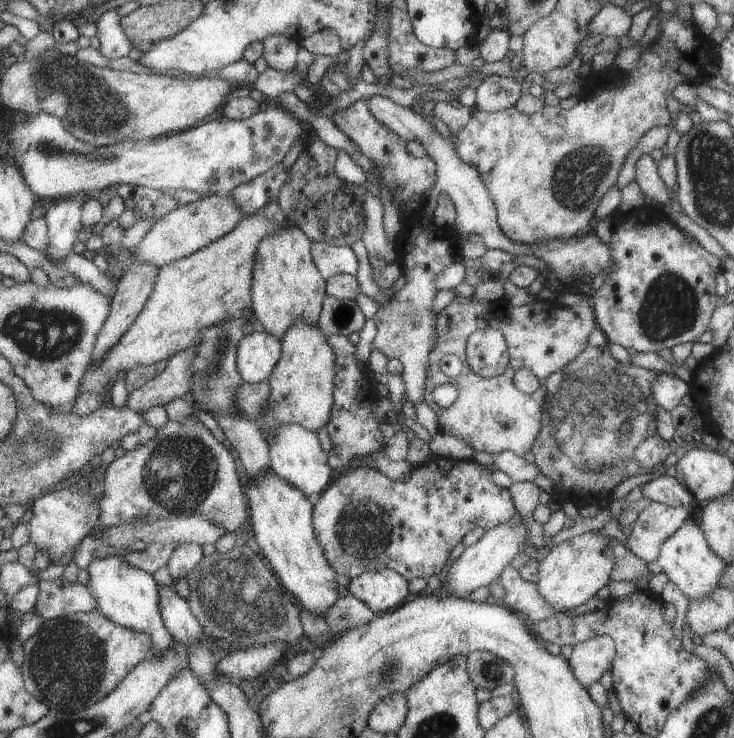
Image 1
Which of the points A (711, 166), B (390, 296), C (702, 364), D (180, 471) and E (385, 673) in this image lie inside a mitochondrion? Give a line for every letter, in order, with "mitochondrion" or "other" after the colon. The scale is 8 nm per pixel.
A: mitochondrion
B: other
C: other
D: mitochondrion
E: mitochondrion

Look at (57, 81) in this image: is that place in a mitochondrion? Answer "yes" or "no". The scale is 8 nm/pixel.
yes

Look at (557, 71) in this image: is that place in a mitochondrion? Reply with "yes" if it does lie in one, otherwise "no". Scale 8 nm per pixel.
no

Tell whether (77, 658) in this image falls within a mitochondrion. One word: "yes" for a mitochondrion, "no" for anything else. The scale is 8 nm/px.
yes

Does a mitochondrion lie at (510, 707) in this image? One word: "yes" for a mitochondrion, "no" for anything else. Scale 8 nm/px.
no

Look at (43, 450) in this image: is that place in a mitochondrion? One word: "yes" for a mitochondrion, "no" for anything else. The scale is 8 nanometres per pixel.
yes

